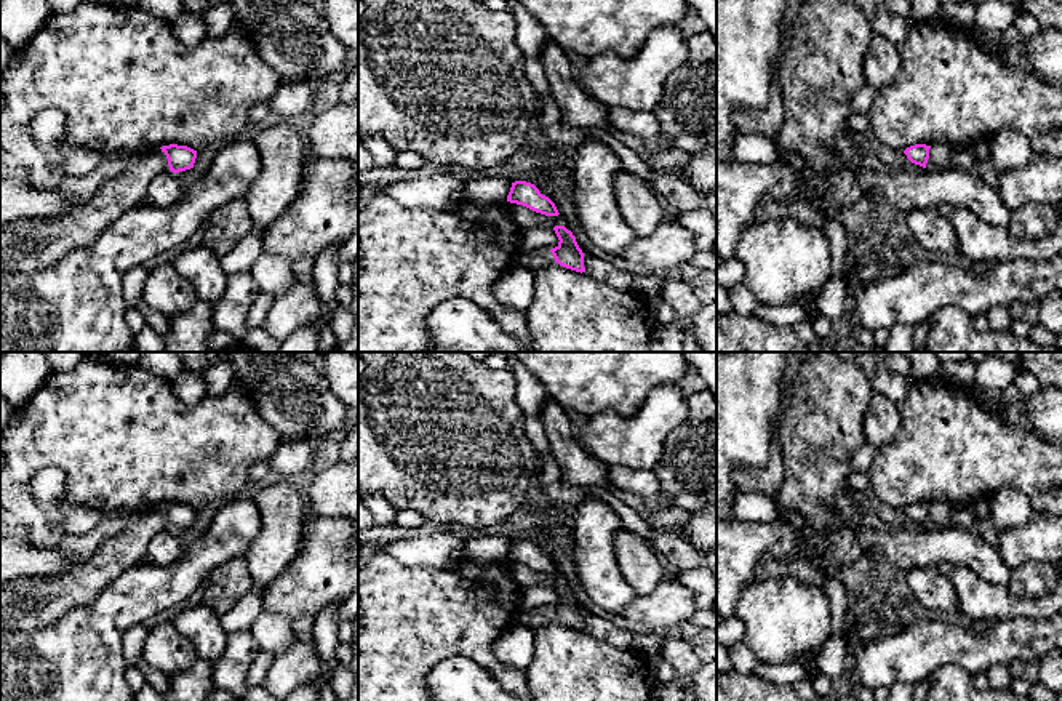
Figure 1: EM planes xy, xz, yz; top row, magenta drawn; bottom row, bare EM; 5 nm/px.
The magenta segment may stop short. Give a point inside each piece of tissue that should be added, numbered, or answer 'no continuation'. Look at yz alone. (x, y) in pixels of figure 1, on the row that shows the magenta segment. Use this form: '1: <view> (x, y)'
no continuation

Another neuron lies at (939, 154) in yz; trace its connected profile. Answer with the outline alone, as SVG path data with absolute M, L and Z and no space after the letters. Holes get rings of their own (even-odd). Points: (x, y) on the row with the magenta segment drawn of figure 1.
M936 142L929 149L929 158L926 163L928 171L939 171L950 165L952 146L947 142Z

